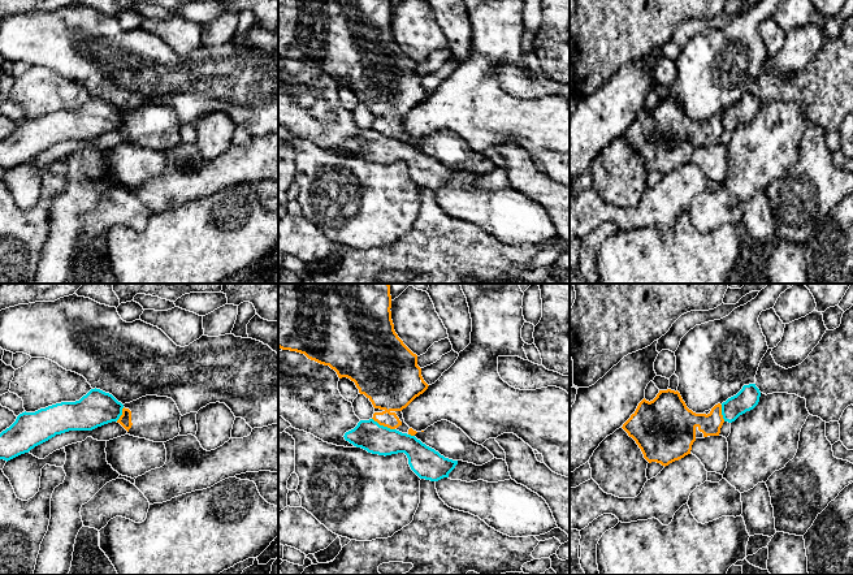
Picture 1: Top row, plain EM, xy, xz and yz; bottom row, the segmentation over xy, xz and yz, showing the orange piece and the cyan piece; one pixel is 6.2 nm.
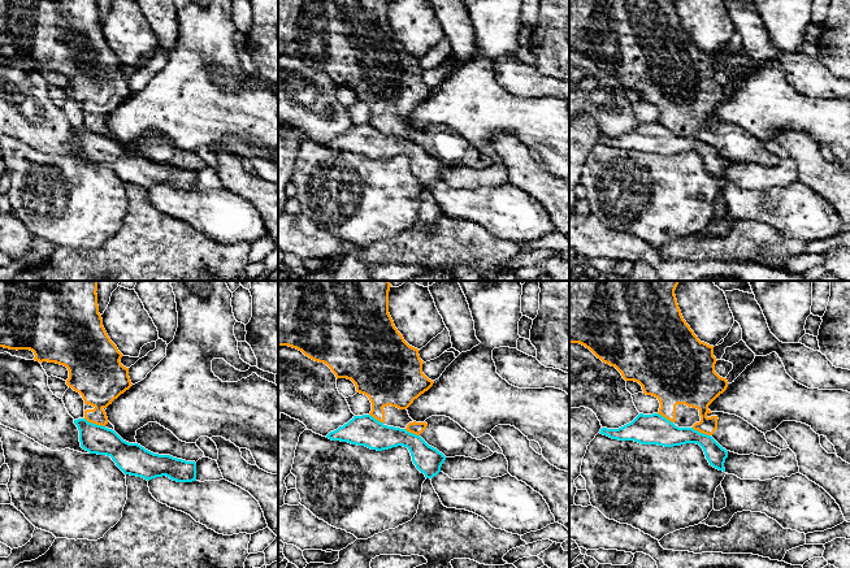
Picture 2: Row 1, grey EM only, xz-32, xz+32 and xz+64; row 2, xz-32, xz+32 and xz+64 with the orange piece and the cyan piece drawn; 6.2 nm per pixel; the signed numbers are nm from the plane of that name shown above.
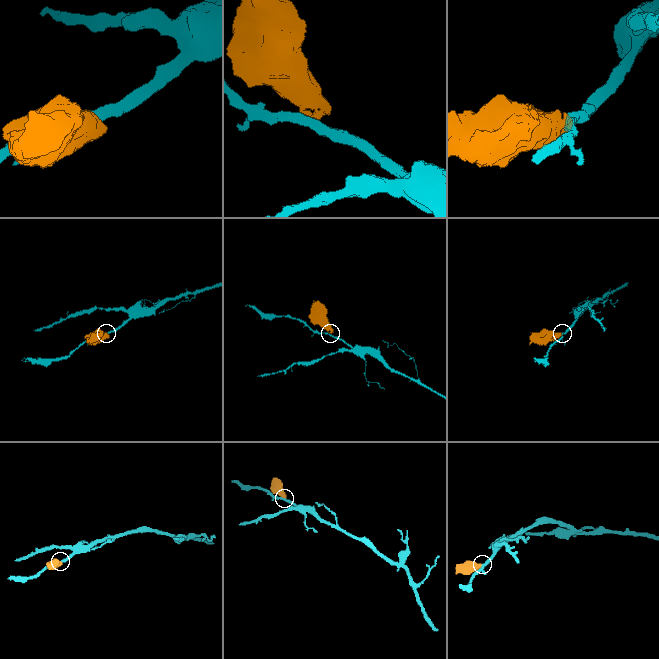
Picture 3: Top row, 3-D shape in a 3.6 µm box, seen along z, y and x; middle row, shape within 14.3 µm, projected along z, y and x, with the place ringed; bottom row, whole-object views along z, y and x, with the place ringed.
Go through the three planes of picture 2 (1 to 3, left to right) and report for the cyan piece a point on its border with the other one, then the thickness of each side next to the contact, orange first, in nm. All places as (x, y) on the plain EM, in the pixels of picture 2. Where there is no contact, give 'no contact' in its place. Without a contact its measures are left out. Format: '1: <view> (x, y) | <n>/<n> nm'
1: xz-32 (95, 131) | 280/180 nm
2: xz+32 (412, 141) | 80/180 nm
3: xz+64 (701, 141) | 220/170 nm

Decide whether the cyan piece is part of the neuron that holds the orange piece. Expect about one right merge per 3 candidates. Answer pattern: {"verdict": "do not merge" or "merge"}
{"verdict": "do not merge"}

